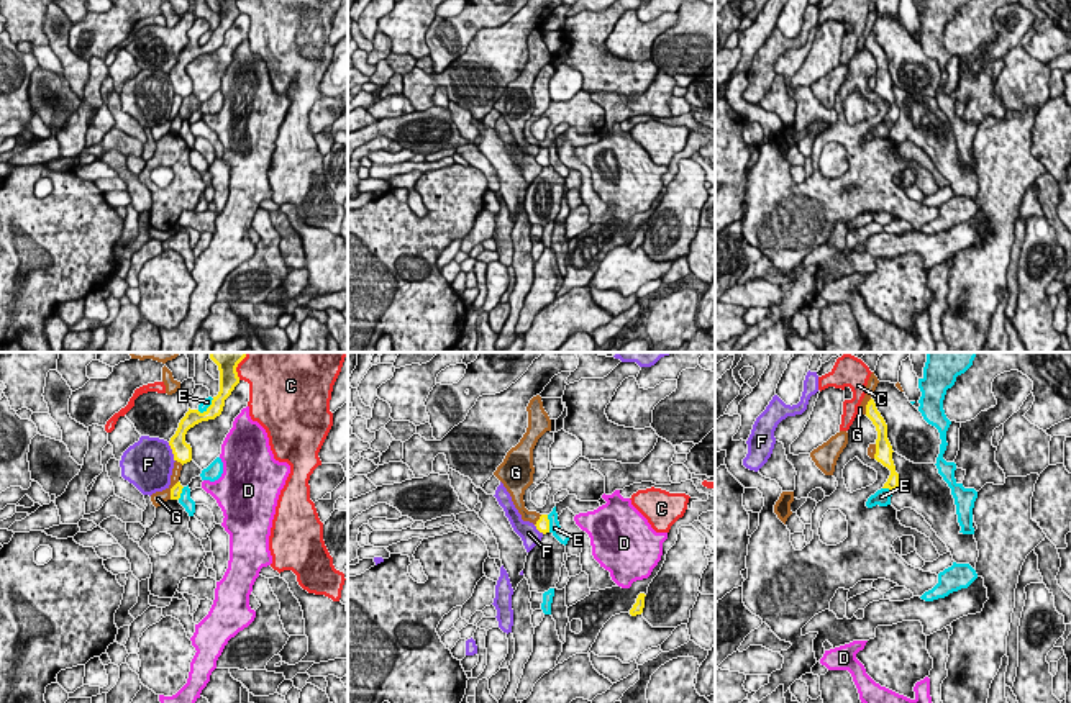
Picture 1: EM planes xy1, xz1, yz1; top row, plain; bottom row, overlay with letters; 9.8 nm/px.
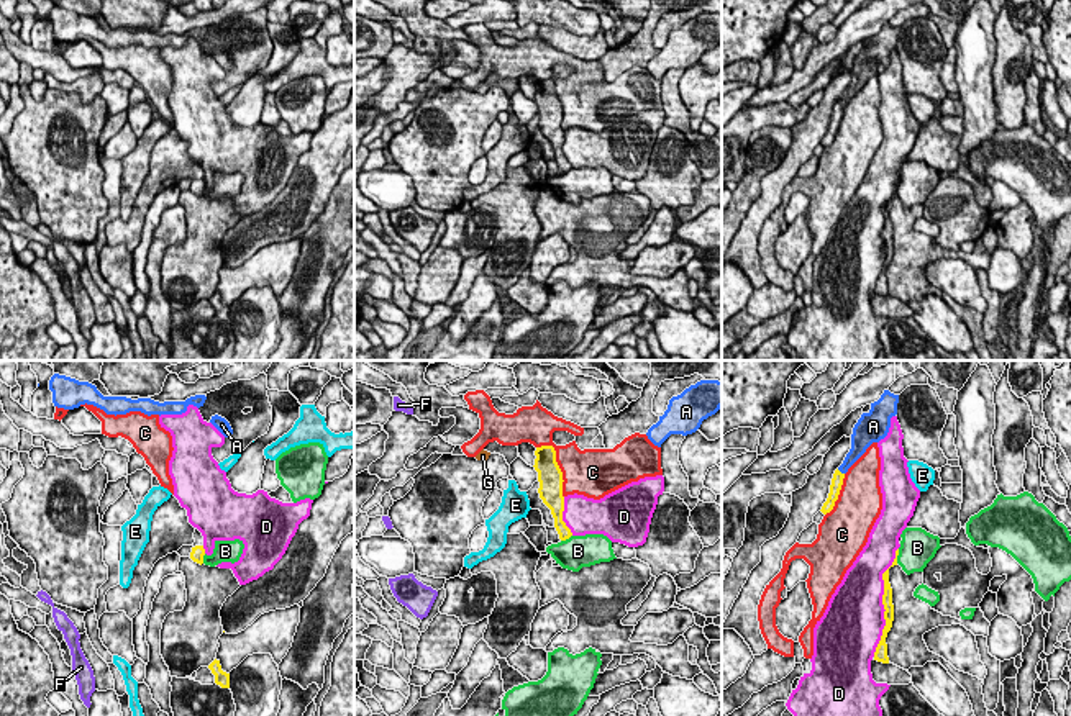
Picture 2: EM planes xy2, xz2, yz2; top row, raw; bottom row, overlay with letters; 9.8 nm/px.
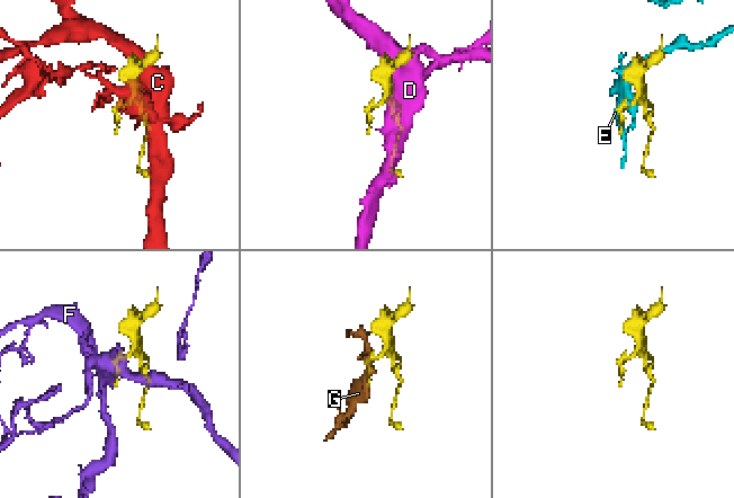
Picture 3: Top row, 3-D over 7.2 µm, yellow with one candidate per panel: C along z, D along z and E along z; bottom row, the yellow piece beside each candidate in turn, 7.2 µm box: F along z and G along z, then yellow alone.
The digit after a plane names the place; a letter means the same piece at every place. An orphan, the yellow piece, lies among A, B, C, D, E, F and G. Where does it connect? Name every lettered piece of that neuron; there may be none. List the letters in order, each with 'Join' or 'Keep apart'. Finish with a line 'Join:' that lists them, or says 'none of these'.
A: Keep apart
B: Keep apart
C: Keep apart
D: Join
E: Keep apart
F: Keep apart
G: Keep apart
Join: D

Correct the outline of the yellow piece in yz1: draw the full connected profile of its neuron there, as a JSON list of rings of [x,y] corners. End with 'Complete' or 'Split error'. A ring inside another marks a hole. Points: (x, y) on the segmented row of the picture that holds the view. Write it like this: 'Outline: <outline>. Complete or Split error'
Outline: [[[873,398],[866,405],[866,416],[873,421],[877,431],[874,459],[891,470],[891,475],[882,488],[897,490],[899,474],[896,472],[896,465],[892,460],[894,451],[887,439],[887,424],[884,418],[881,416],[881,413],[877,411]]]. Complete

